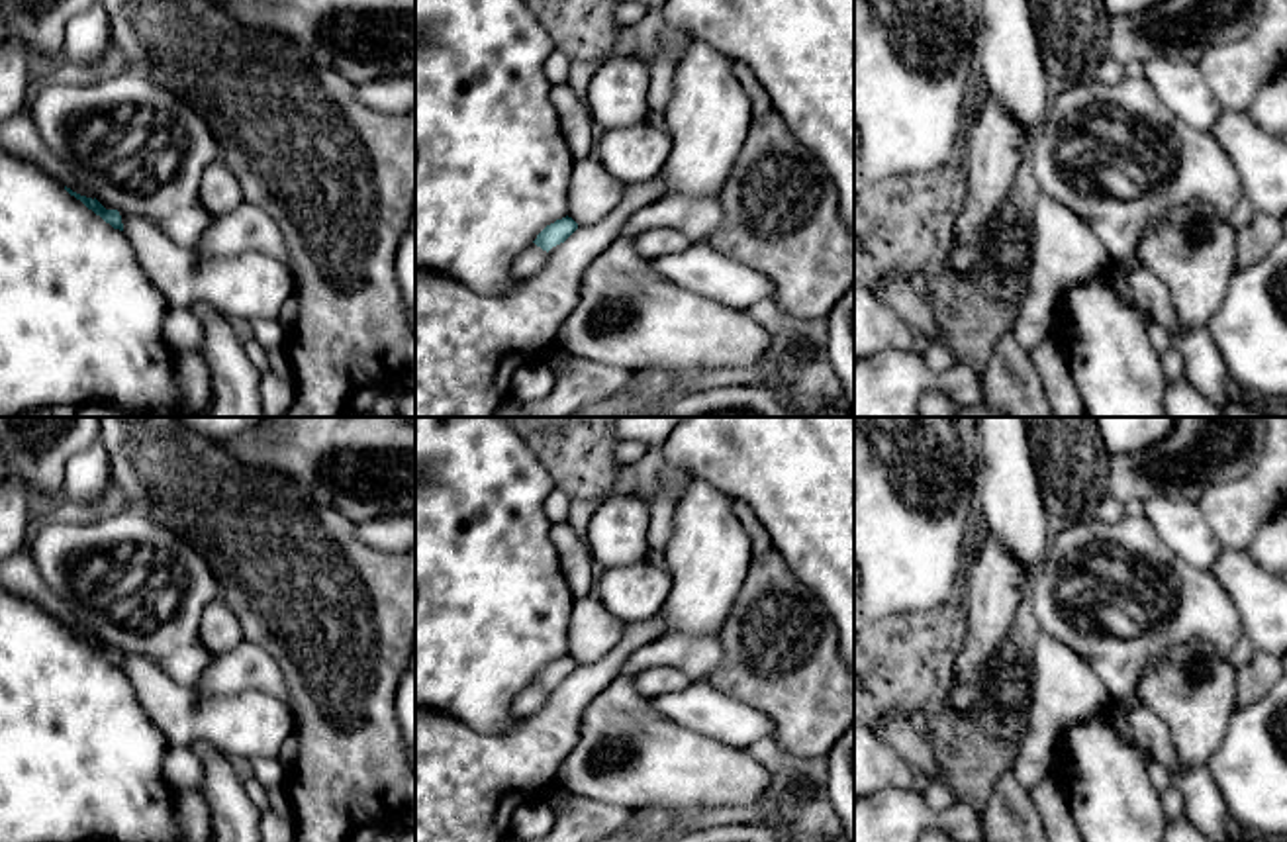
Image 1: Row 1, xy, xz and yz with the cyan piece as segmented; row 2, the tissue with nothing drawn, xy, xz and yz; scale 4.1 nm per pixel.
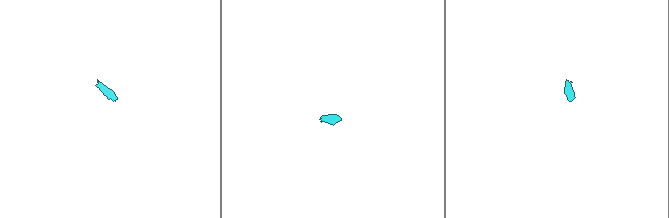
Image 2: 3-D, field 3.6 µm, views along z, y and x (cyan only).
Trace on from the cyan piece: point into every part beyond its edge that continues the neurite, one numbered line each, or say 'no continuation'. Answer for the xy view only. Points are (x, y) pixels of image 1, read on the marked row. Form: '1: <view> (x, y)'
no continuation

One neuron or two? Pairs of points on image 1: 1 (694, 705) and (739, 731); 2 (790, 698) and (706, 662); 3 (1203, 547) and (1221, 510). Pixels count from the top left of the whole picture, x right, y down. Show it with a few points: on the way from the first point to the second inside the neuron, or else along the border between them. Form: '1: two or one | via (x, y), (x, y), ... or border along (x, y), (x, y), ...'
1: one | via (706, 709), (727, 719)
2: two | border along (719, 637), (721, 662), (708, 680)
3: two | border along (1195, 502), (1225, 547)

